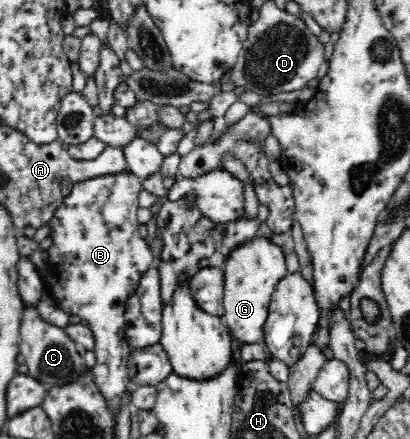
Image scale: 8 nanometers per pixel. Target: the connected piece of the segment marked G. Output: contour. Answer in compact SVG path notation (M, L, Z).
M254 237L230 253L224 270L224 311L220 318L228 326L232 339L240 345L264 342L264 325L268 319L273 291L288 273L282 247L266 237Z

